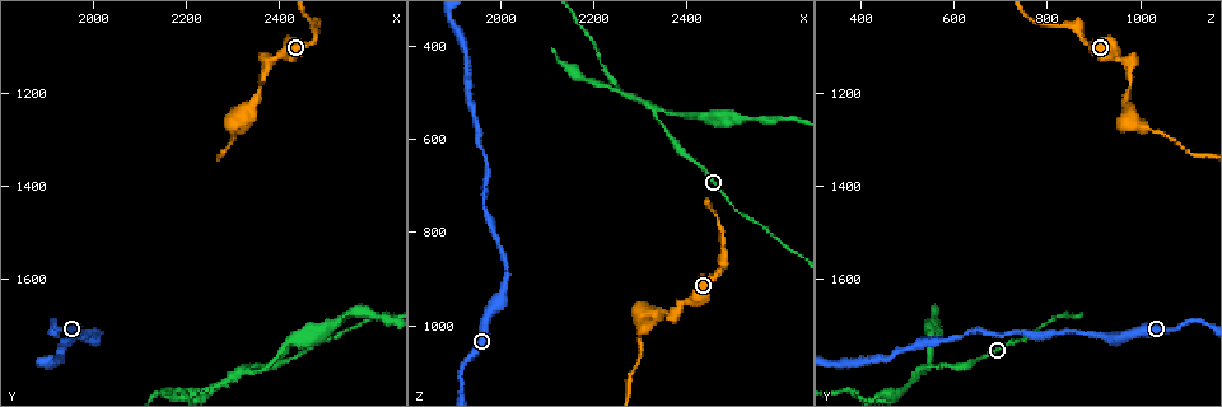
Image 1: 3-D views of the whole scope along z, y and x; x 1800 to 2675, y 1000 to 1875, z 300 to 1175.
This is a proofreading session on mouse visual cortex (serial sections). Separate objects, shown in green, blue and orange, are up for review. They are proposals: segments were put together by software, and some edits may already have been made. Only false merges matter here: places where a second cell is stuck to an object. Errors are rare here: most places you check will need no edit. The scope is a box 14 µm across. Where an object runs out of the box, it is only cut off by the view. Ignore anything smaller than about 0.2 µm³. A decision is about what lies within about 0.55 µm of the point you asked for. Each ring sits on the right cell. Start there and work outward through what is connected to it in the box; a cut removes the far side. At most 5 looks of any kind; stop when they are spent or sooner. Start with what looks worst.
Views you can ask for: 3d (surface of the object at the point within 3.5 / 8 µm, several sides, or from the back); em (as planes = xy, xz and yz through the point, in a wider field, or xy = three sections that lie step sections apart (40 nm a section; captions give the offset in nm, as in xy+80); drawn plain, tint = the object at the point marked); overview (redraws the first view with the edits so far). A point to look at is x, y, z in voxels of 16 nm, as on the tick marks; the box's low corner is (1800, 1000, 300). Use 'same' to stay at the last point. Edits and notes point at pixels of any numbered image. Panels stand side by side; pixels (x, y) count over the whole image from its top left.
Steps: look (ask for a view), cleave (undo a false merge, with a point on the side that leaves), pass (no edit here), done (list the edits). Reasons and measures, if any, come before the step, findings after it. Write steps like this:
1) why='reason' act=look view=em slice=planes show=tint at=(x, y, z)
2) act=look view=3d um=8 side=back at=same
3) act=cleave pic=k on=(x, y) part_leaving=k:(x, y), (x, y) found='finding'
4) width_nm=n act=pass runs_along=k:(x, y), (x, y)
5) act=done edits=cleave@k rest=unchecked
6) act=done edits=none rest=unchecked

why='three arms meet' act=look view=3d um=3.5 at=(2255, 1830, 495)

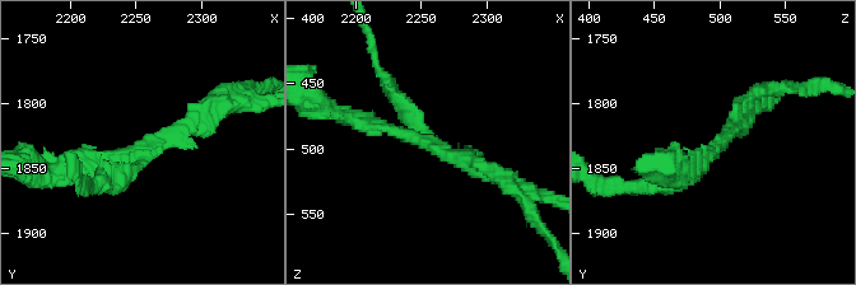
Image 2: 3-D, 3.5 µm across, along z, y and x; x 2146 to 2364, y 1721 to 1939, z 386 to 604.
act=cleave pic=2 on=(358, 116) found='two cells meet here'

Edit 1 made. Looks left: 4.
why='abrupt turn' act=look view=em slice=xy step=5 show=tint at=(2305, 1260, 985)

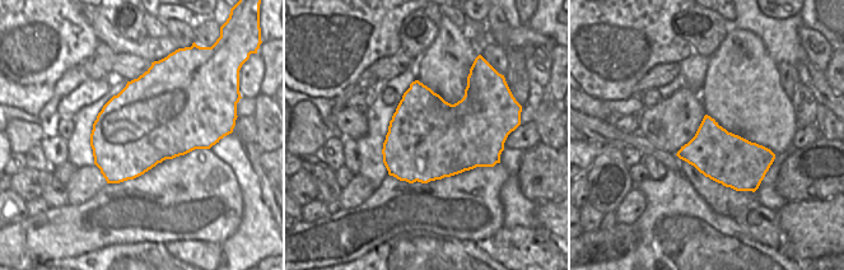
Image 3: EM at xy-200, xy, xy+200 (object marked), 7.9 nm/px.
act=look view=3d um=3.5 at=same

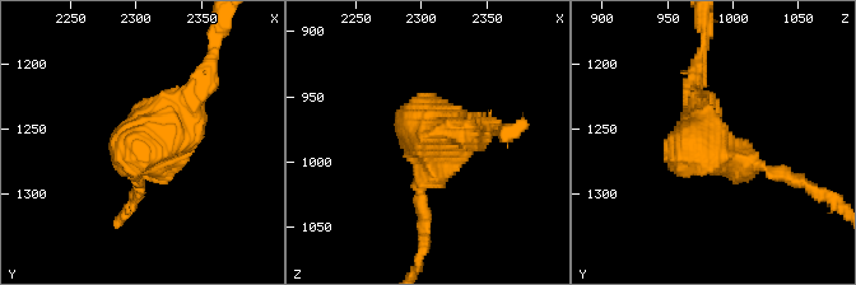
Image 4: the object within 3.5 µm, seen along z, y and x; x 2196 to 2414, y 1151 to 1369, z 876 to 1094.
arm_widths_nm=150,200 act=pass runs_along=4:(694, 83), (711, 149), (780, 173) found='continuous, no second cell'

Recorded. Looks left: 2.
act=done edits=cleave@2 rest=unchecked

